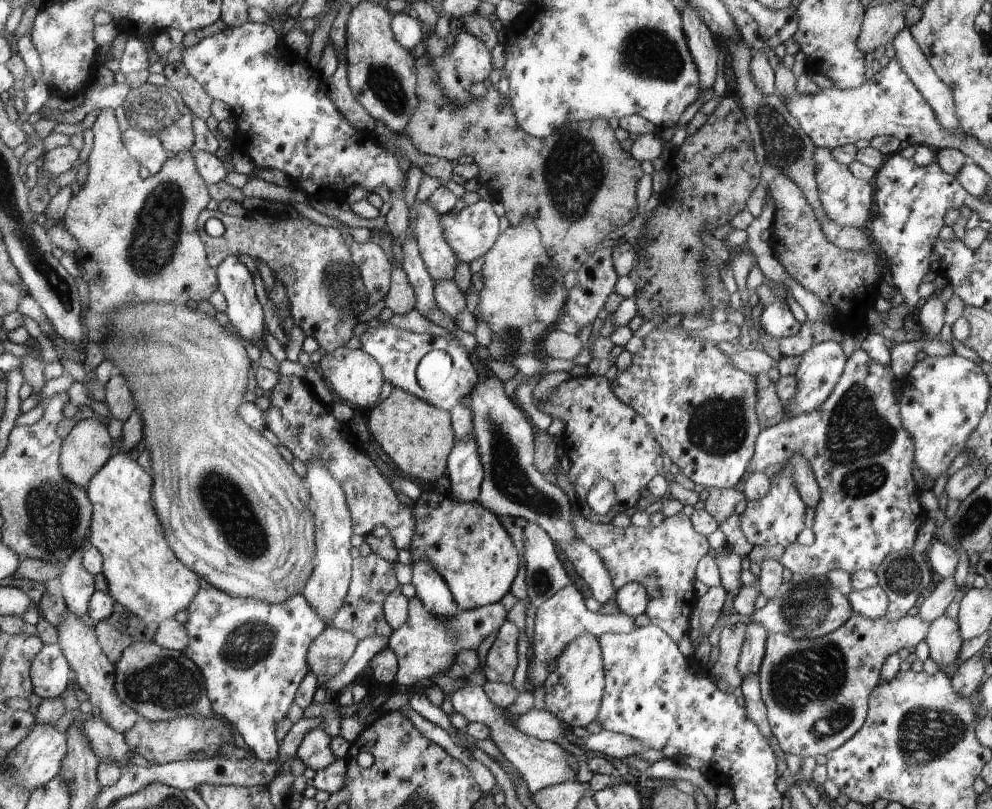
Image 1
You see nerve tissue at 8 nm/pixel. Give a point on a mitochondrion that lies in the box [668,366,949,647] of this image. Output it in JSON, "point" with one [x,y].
{"point":[857,436]}

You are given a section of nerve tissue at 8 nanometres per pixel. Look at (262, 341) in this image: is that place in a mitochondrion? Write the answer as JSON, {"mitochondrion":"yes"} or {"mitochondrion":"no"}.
{"mitochondrion":"no"}

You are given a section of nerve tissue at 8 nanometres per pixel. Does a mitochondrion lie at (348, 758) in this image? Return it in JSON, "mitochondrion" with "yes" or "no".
{"mitochondrion":"no"}

